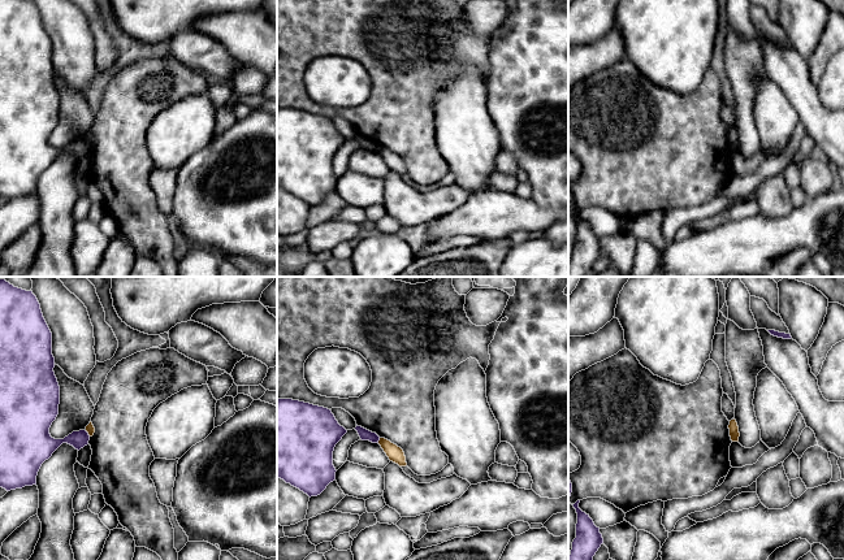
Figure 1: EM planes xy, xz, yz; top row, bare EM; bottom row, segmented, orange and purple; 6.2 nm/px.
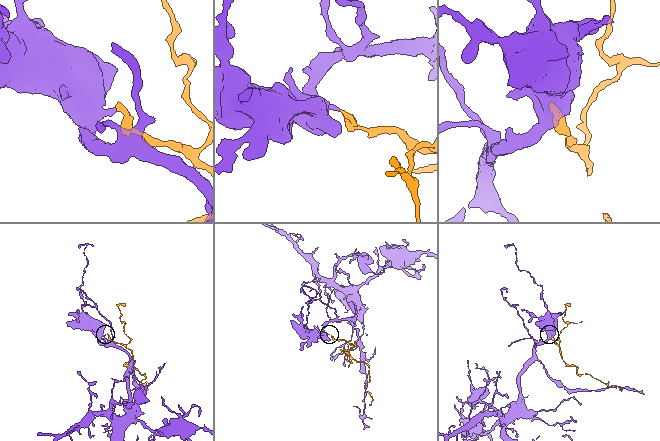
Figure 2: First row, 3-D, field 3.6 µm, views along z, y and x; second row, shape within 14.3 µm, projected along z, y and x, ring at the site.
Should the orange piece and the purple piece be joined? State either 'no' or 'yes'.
no

